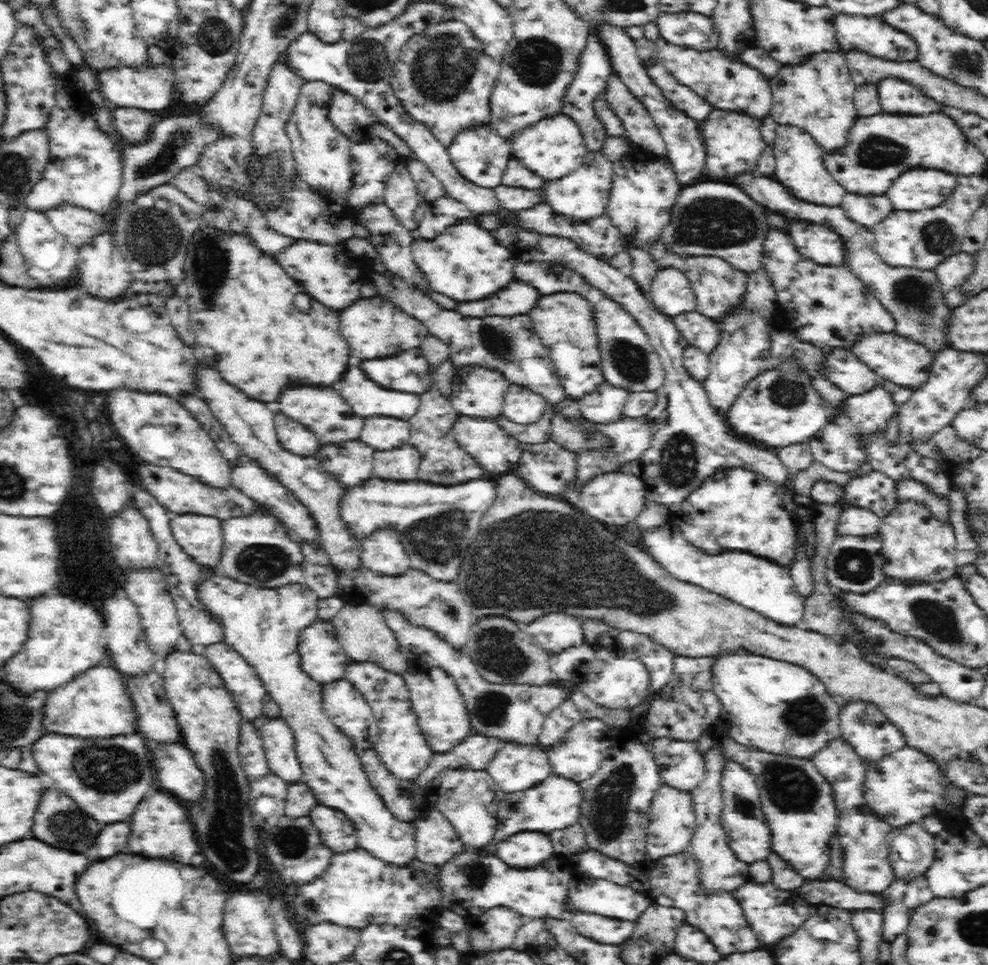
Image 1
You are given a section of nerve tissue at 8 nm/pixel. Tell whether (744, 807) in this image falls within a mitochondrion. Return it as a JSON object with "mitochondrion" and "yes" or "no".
{"mitochondrion":"yes"}

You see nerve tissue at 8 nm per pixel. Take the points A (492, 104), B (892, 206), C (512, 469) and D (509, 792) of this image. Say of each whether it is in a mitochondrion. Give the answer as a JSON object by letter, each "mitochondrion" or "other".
{"A":"other","B":"other","C":"other","D":"other"}

